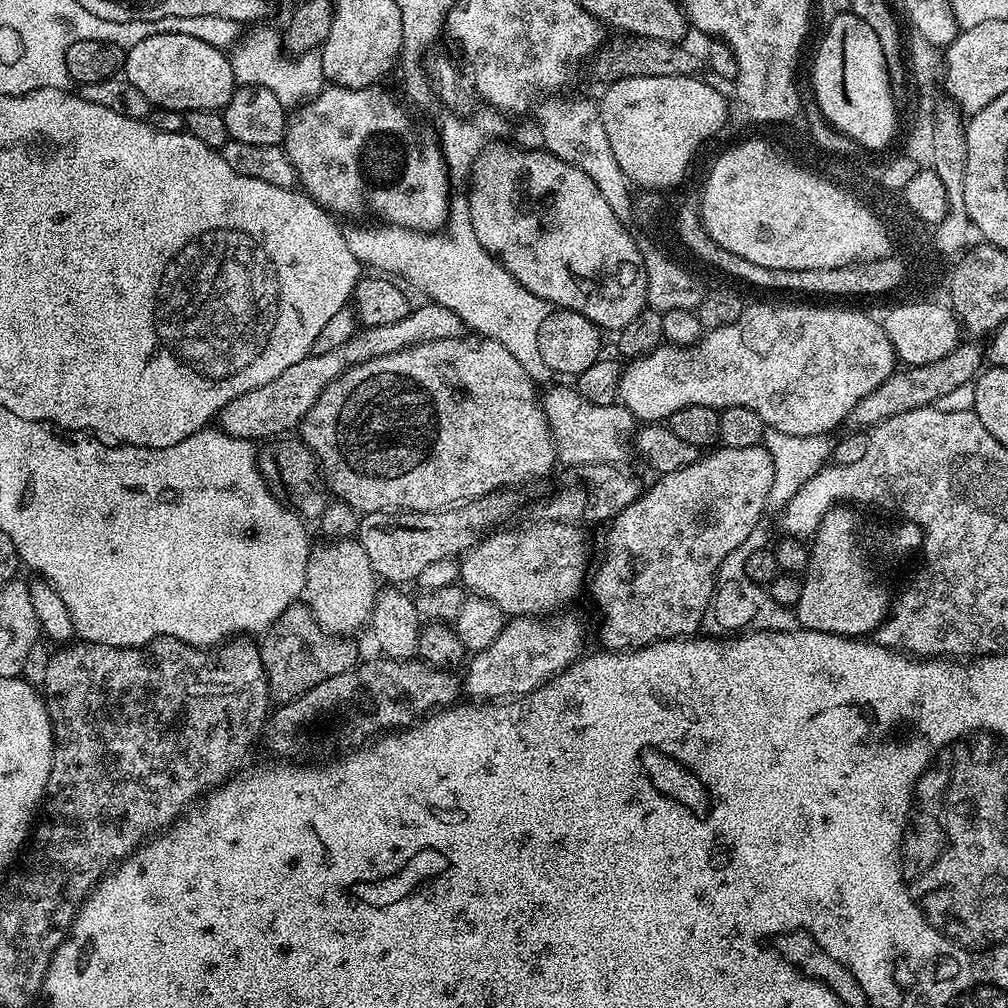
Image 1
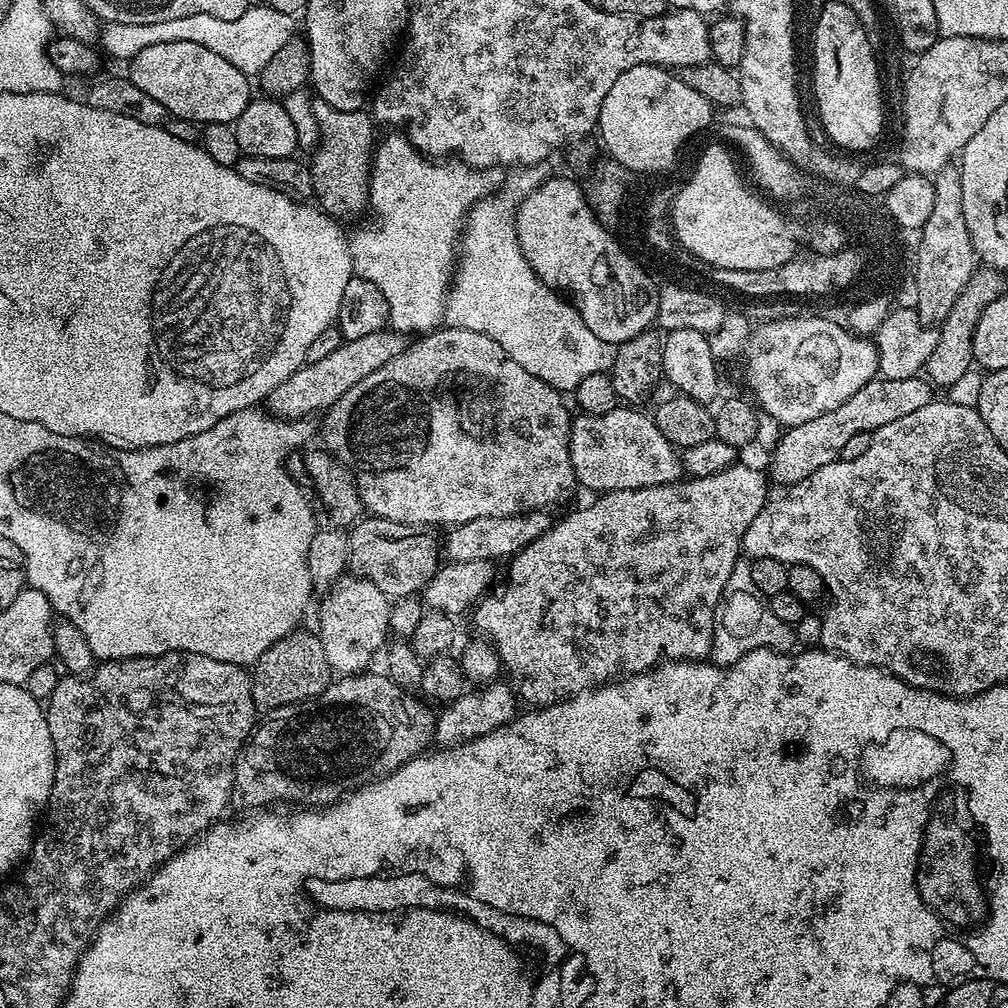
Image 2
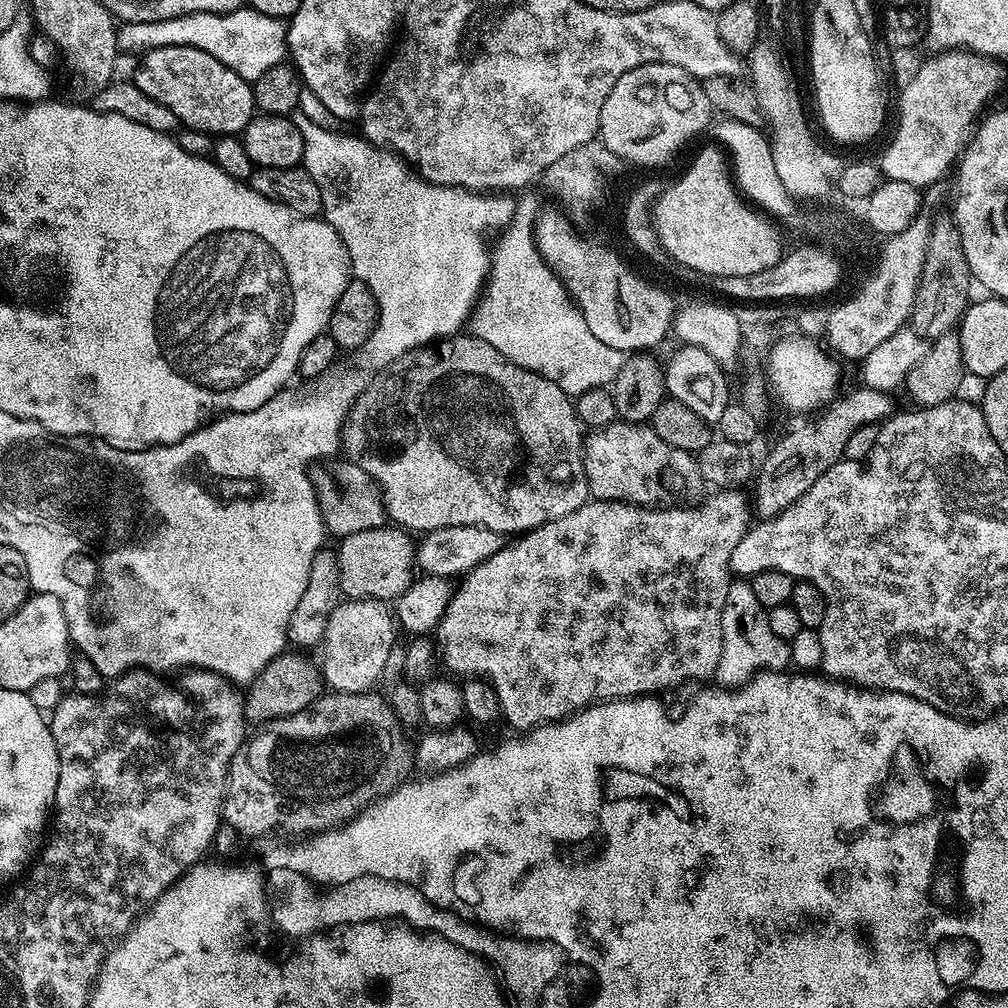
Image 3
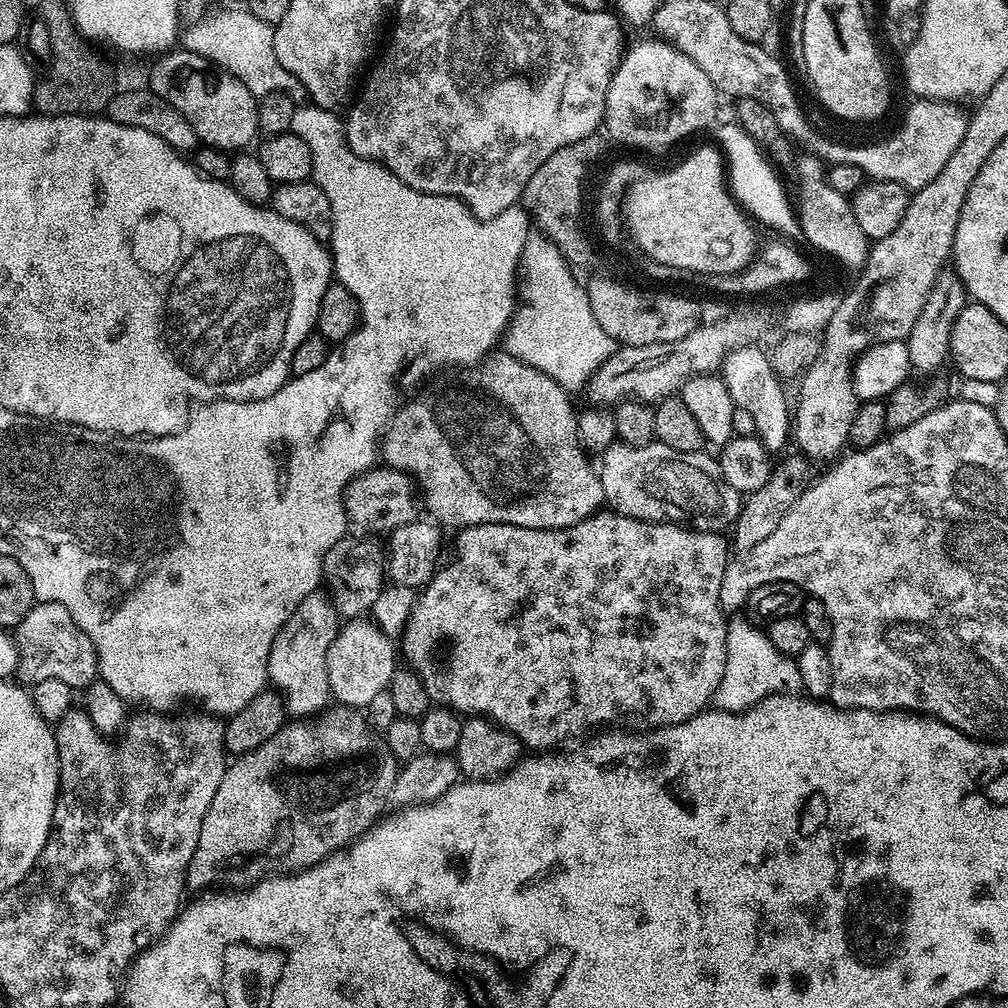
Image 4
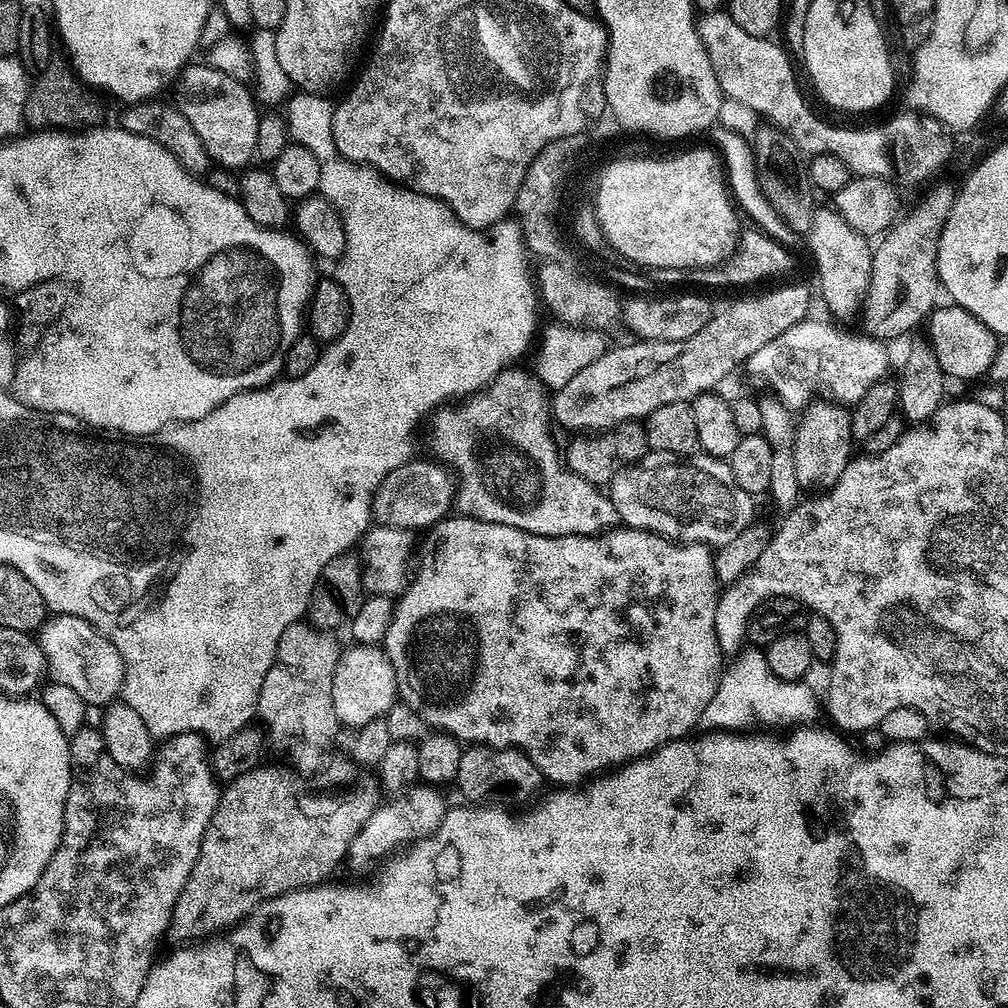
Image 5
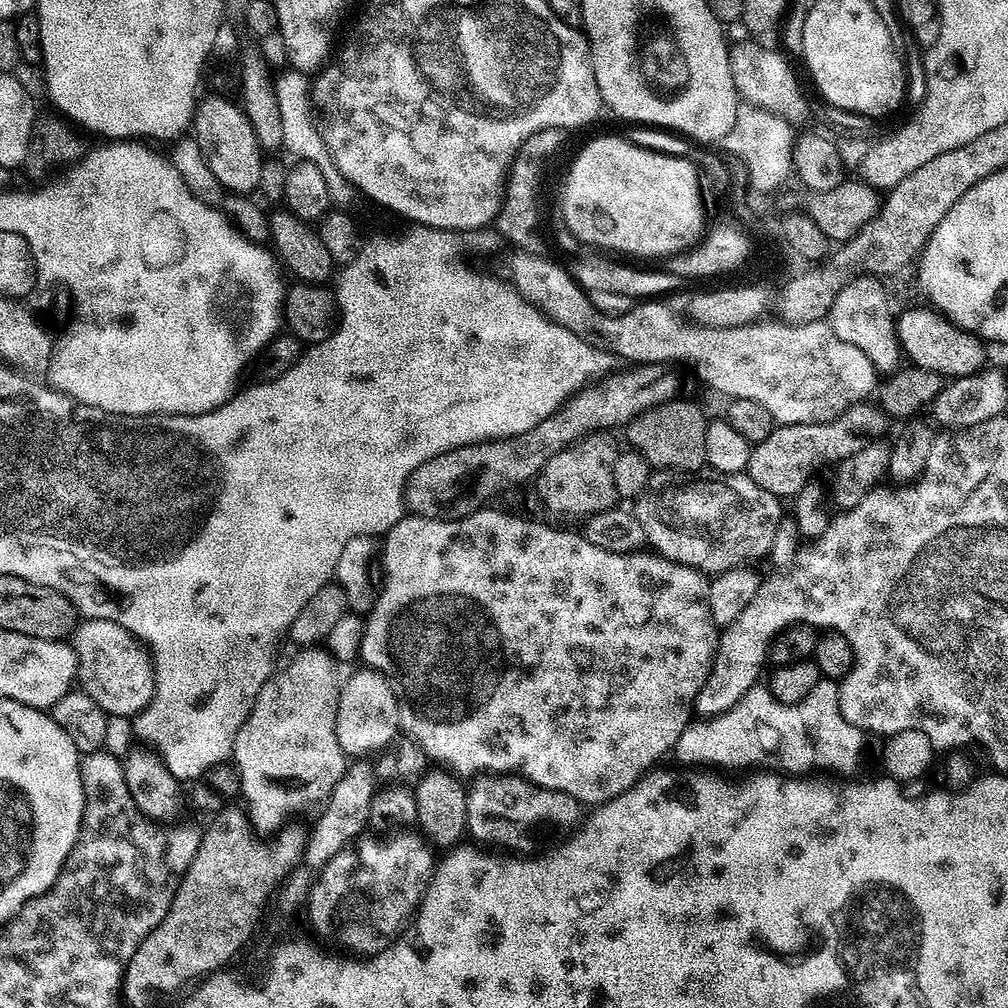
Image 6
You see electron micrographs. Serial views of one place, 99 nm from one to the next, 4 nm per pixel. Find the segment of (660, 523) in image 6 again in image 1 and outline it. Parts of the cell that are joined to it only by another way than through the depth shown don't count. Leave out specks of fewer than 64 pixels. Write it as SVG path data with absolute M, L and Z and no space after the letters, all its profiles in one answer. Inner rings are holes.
M572 386L550 389L548 393L543 393L542 403L544 417L548 419L548 428L552 431L552 444L556 448L556 458L561 465L573 468L583 464L627 465L628 448L630 452L630 441L633 439L638 421L623 404L617 402L610 406L594 406L594 402L586 402L586 398L582 398Z

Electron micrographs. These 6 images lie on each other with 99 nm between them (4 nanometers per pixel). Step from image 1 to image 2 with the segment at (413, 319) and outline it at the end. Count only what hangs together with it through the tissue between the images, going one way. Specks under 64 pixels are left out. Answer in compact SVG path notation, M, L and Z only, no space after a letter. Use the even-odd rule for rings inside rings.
M385 330L374 334L365 334L363 338L344 340L334 350L334 354L326 354L319 362L305 363L282 386L278 386L271 392L266 401L266 408L271 415L282 420L303 420L312 418L312 415L323 413L332 407L350 386L358 386L366 374L386 366L390 358L398 358L406 347L406 336L403 332Z

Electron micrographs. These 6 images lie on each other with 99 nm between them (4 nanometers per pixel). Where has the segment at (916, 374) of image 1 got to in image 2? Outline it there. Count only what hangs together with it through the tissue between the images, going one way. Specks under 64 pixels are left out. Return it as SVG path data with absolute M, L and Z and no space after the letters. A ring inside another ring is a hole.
M923 375L893 380L877 378L866 382L866 386L862 386L858 394L846 398L838 410L830 410L830 414L818 414L818 418L810 418L810 422L788 428L781 435L770 454L772 465L766 468L771 483L783 486L802 483L810 478L810 474L814 474L814 470L822 470L822 466L830 466L830 462L839 460L842 446L846 446L847 440L854 438L854 434L877 432L897 418L907 418L909 414L914 414L914 410L922 410L922 406L934 399L932 391L933 385Z

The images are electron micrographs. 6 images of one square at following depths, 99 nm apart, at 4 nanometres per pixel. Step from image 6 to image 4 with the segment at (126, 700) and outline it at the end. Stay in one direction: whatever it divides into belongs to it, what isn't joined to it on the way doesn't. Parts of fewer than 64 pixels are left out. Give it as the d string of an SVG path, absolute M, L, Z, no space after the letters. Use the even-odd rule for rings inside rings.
M36 602L25 620L15 627L14 639L20 651L18 676L25 685L46 682L46 678L62 678L66 686L84 690L97 679L98 659L90 638L70 618L70 610L58 606L58 602Z

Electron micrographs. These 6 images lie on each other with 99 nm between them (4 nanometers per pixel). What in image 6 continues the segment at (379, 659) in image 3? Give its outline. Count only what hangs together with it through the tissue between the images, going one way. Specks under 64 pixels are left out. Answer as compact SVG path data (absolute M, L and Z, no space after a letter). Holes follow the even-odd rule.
M364 666L361 669L361 672L354 673L349 680L347 677L341 683L338 698L336 715L338 746L342 746L344 755L348 758L364 758L370 754L367 752L379 753L387 749L397 739L402 728L400 707L392 683L382 673L370 667ZM379 748L384 749L379 750Z

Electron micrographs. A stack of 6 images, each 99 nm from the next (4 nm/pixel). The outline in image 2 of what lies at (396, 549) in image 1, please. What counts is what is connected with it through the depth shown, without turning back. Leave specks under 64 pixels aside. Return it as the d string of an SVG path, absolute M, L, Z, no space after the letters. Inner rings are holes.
M364 518L348 532L348 563L351 571L374 582L389 598L415 596L426 587L442 560L442 544L431 527Z

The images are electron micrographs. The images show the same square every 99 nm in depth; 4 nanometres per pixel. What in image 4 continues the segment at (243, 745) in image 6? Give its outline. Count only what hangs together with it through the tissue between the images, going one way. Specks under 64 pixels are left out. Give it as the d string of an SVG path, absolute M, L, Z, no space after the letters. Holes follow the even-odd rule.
M320 590L311 592L280 627L268 655L268 679L271 687L284 697L289 717L312 718L329 707L326 658L341 627L335 604Z

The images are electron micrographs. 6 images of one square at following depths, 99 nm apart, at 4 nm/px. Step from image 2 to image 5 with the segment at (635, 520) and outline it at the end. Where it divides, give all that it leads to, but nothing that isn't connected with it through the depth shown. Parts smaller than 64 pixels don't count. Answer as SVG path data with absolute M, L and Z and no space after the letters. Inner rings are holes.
M452 514L445 519L439 520L437 524L427 529L423 536L424 541L418 544L420 569L417 572L415 569L414 575L409 579L404 591L400 593L394 607L391 609L382 647L384 653L388 655L390 666L394 666L396 691L399 699L403 701L408 709L416 712L425 721L429 729L452 736L468 746L518 748L520 751L525 752L530 758L530 762L534 762L534 766L538 766L538 770L544 775L545 781L552 783L553 780L556 786L580 786L593 778L599 777L601 773L607 774L625 764L629 764L631 760L641 760L642 757L650 755L651 752L655 752L662 745L669 744L671 740L685 739L691 733L688 731L692 727L695 729L699 725L702 718L702 710L706 710L706 702L710 702L710 698L714 698L714 694L718 690L718 682L722 675L722 669L725 667L724 660L726 660L725 653L721 652L718 646L716 631L714 630L718 581L714 570L714 562L712 561L713 553L707 544L681 544L667 540L664 536L659 536L653 532L643 532L637 528L627 526L617 527L599 538L594 536L539 536L538 534L530 534L526 530L518 530L514 526L502 526L494 522L475 520L473 516L465 516L463 514Z

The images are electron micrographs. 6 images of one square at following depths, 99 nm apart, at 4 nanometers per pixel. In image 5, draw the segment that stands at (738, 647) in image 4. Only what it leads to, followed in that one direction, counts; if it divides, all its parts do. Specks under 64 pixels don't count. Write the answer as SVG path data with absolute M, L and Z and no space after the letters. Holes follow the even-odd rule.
M741 651L740 660L721 675L714 698L710 698L710 702L706 702L706 710L702 710L699 727L708 734L748 734L753 730L792 730L797 726L815 725L816 715L822 712L822 704L816 701L816 692L808 682L778 678L774 670L770 670L763 651L748 651Z

